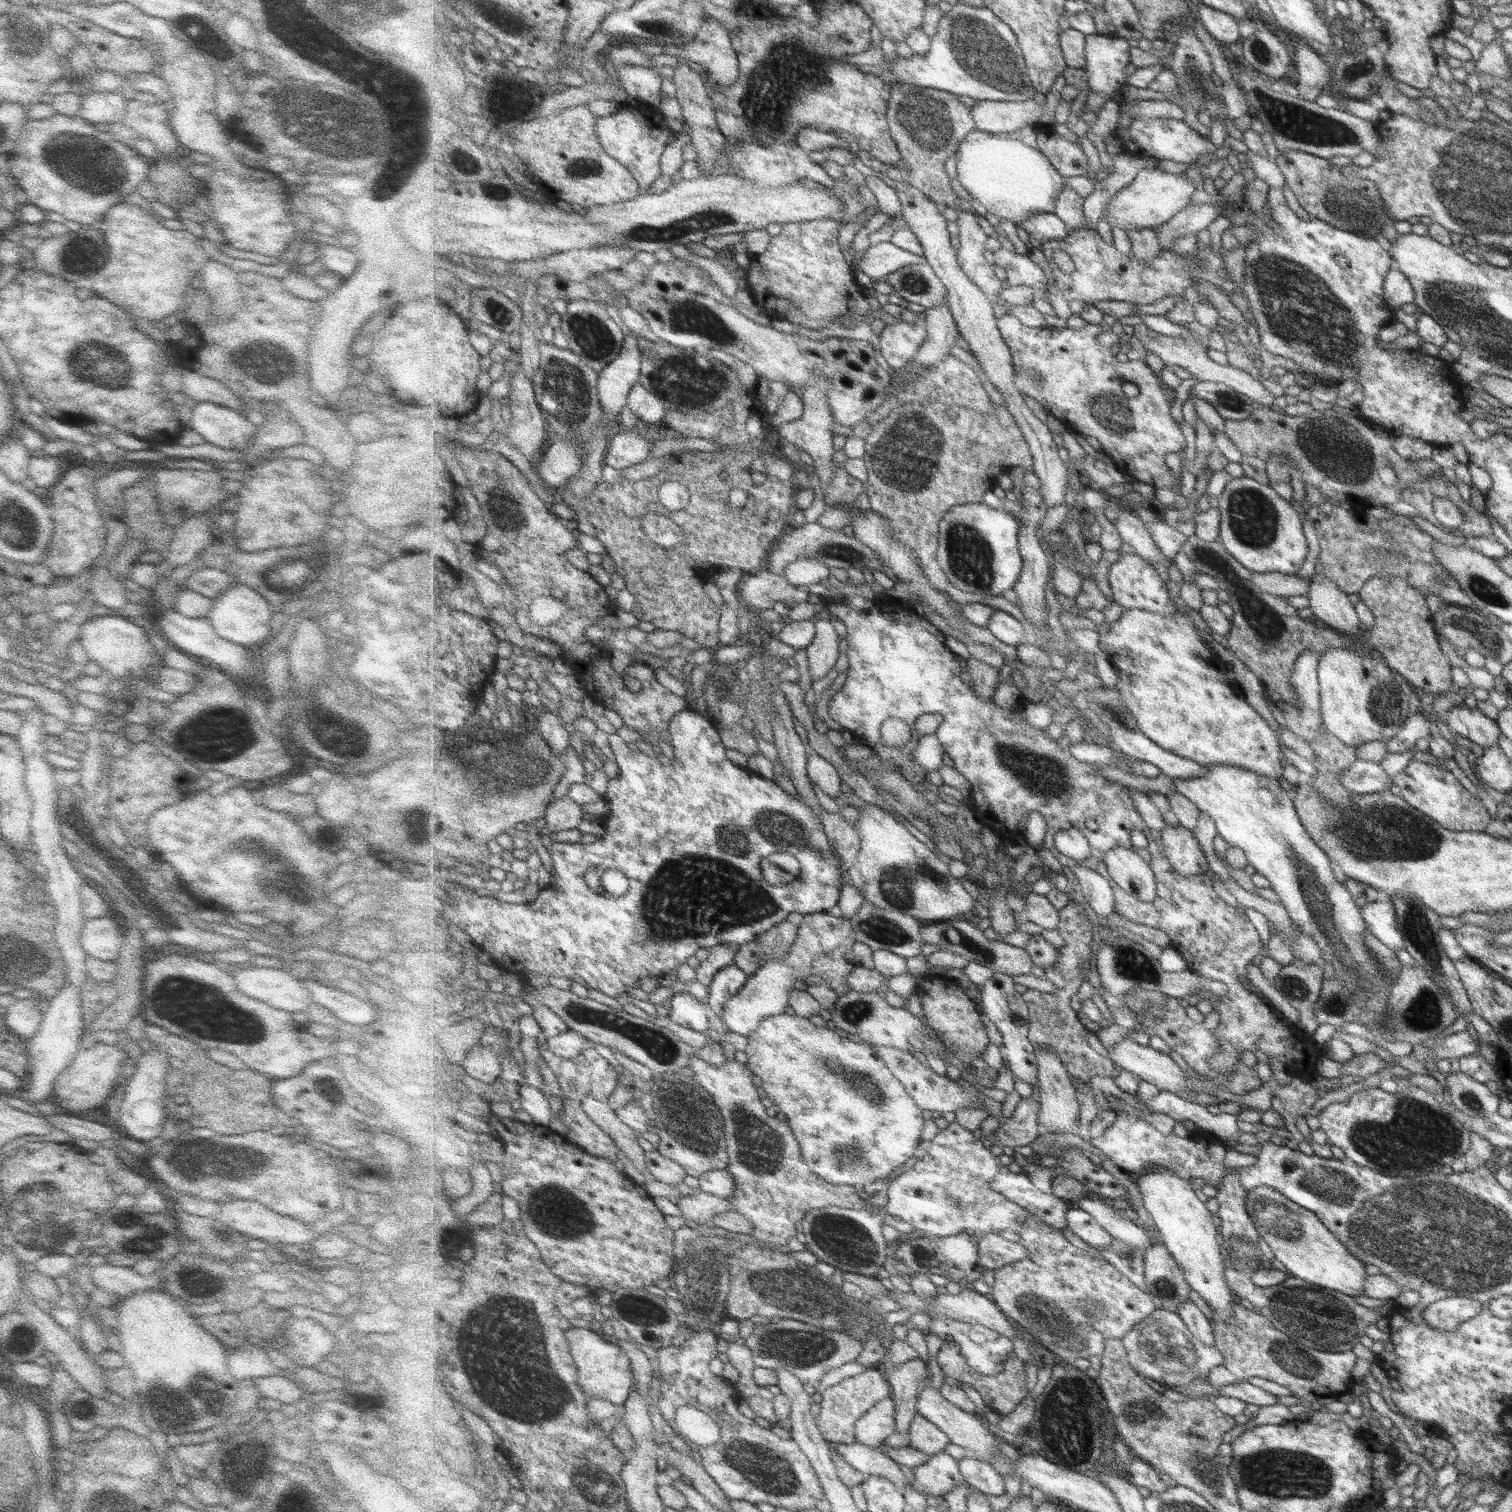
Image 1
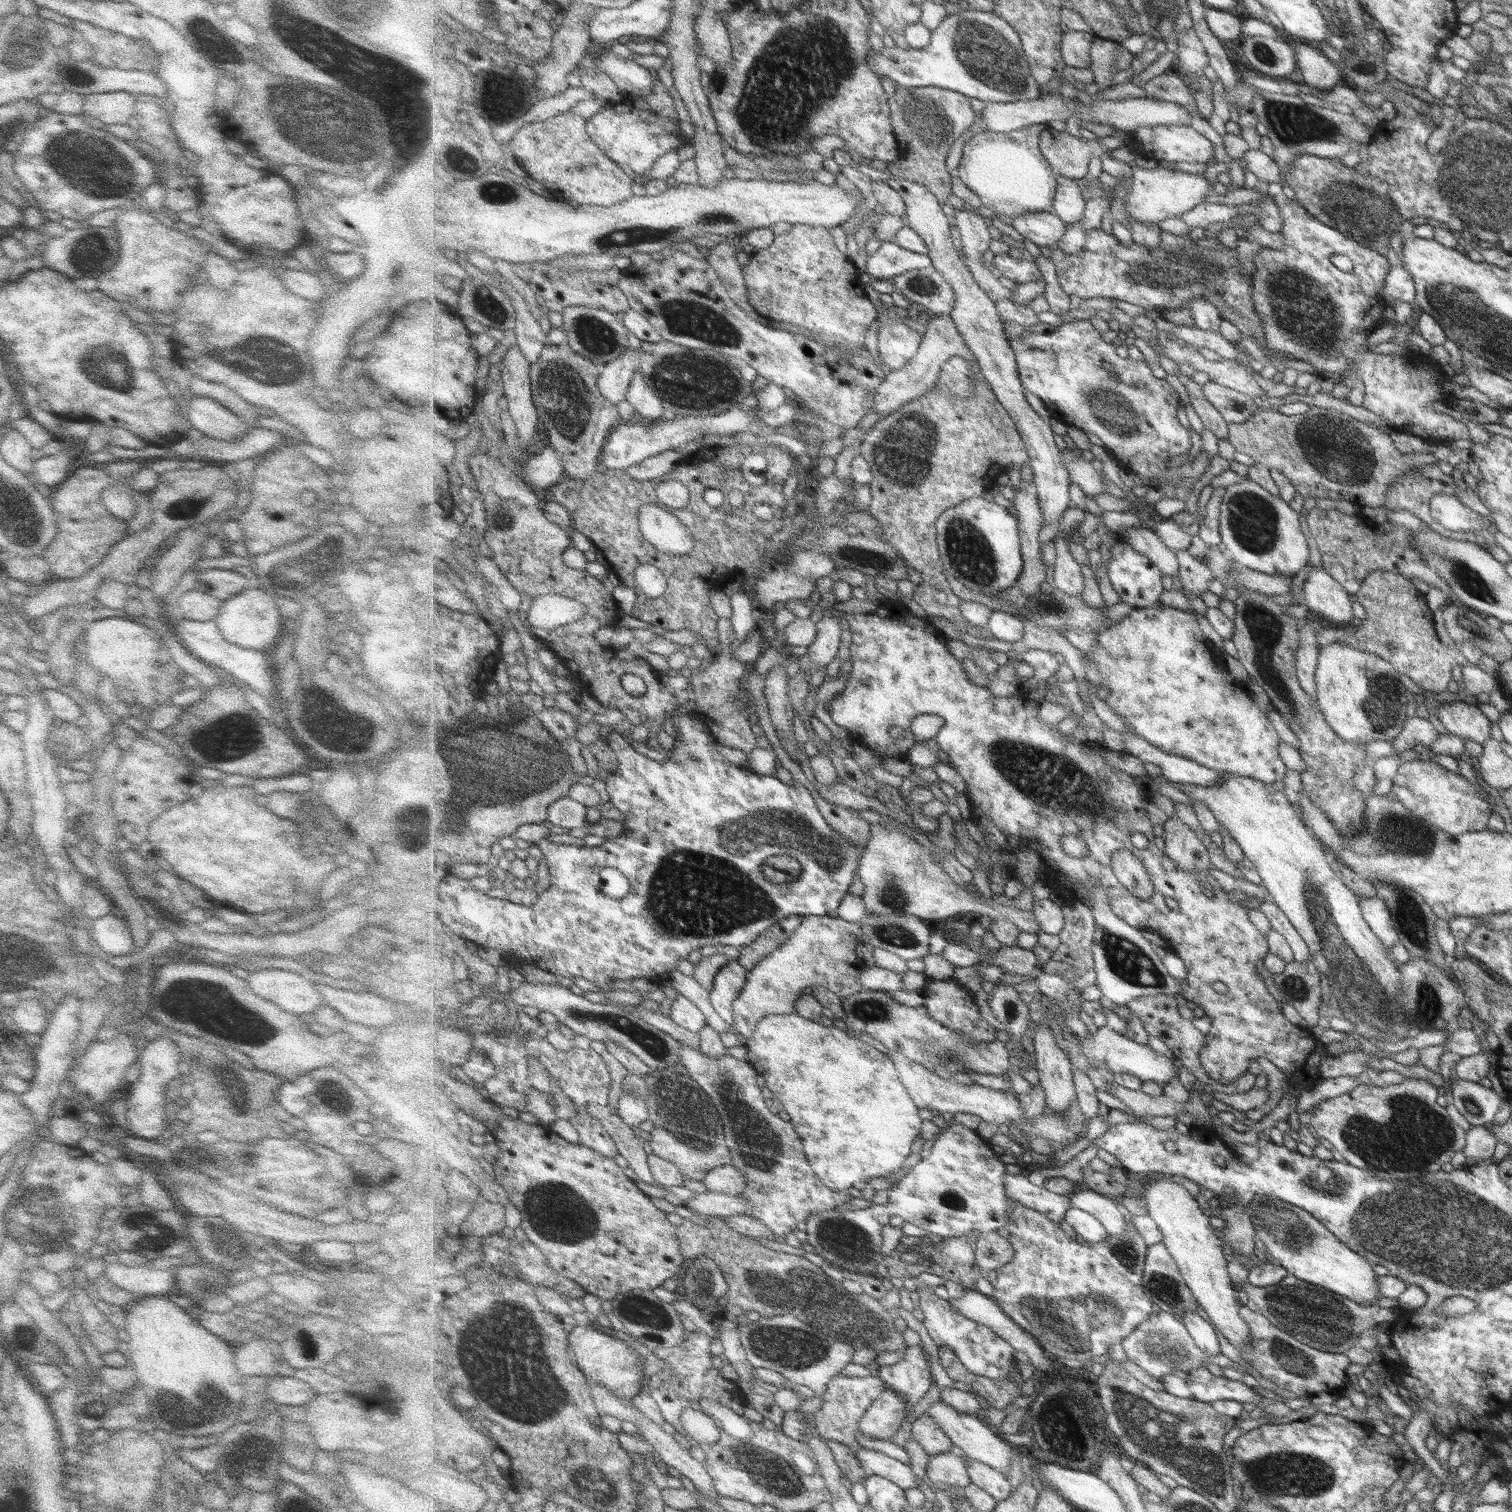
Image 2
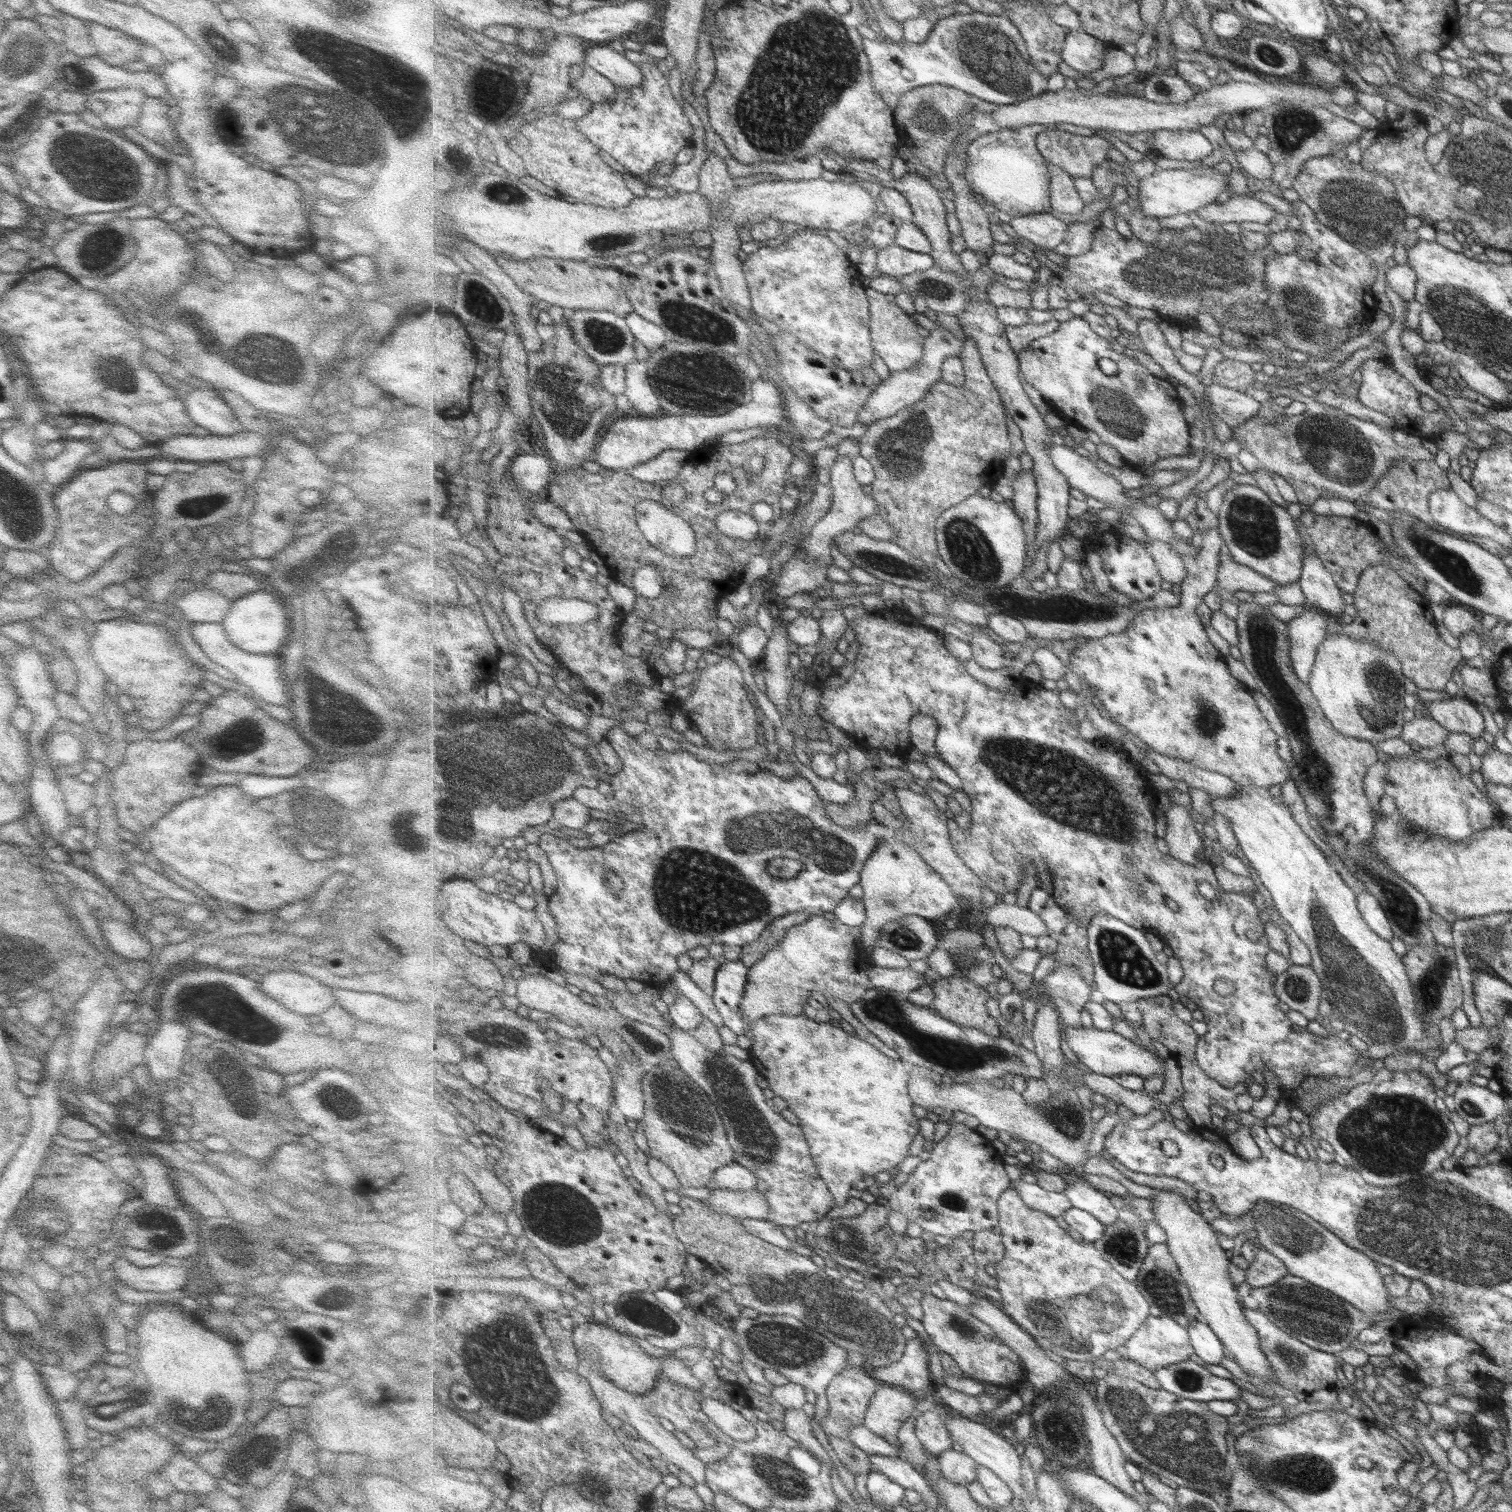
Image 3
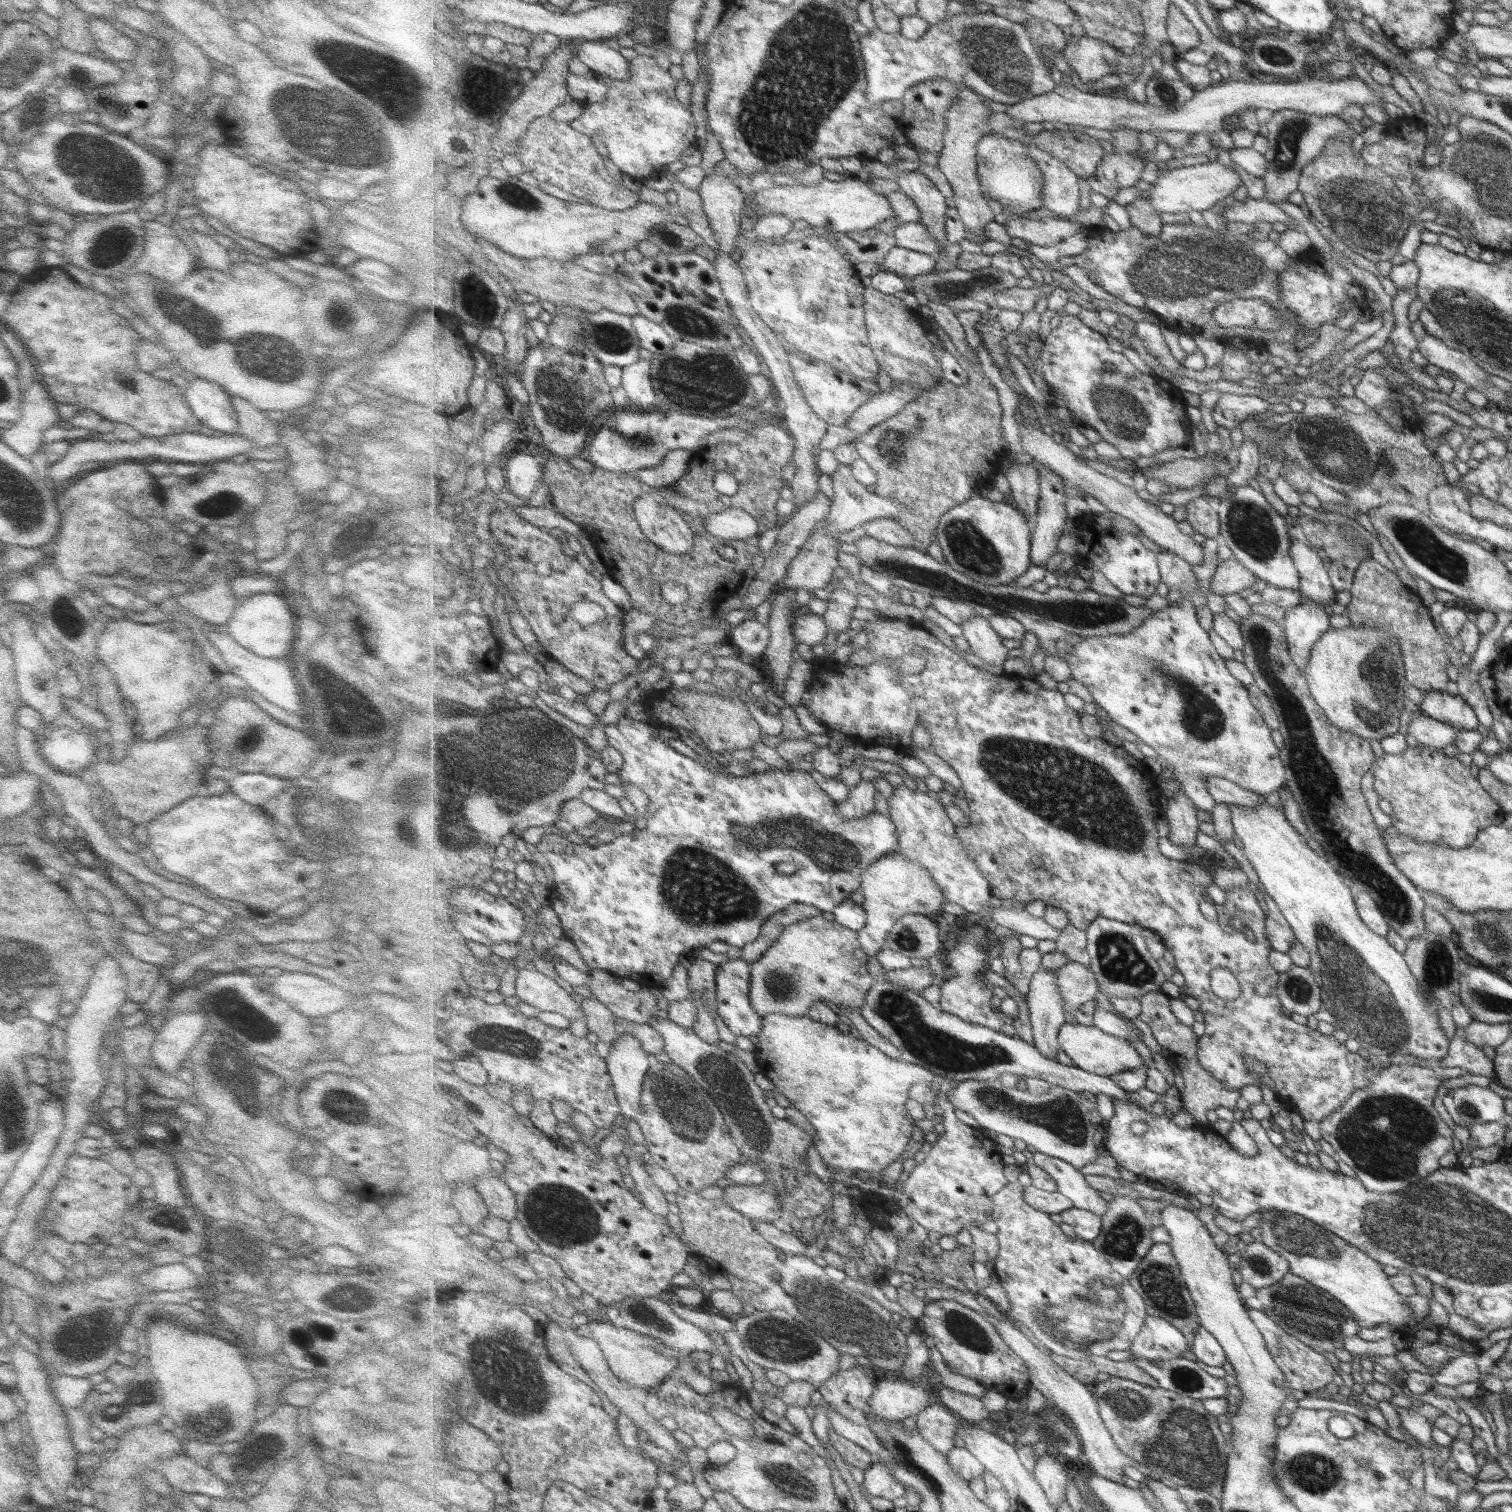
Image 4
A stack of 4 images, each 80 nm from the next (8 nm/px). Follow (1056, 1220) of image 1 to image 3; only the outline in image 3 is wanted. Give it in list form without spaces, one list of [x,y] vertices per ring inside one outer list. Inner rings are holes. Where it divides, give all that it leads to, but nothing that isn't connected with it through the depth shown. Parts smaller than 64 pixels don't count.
[[[1021,1179],[1013,1181],[1012,1187],[1016,1188],[1017,1194],[1029,1207],[1034,1210],[1044,1211],[1052,1218],[1063,1217],[1072,1209],[1072,1203],[1064,1192],[1048,1192],[1045,1188],[1041,1188],[1039,1184],[1029,1184],[1029,1182]]]

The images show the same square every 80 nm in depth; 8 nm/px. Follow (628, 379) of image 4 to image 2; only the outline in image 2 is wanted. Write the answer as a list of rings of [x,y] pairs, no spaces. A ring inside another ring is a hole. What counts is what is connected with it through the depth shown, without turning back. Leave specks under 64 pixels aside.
[[[638,367],[629,387],[626,400],[643,418],[649,418],[652,421],[662,420],[665,417],[663,402],[643,378],[644,374]]]

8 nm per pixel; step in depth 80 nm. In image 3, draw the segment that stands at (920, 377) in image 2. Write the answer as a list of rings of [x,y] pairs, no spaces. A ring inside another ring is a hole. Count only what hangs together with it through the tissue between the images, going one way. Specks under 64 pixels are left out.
[[[941,325],[929,332],[928,342],[924,346],[924,356],[916,369],[890,373],[889,376],[873,391],[867,404],[861,409],[857,423],[869,425],[882,418],[895,416],[900,410],[923,400],[927,393],[942,380],[942,366],[945,359],[952,356],[961,356],[963,352],[963,339],[955,338],[953,332],[945,330]]]

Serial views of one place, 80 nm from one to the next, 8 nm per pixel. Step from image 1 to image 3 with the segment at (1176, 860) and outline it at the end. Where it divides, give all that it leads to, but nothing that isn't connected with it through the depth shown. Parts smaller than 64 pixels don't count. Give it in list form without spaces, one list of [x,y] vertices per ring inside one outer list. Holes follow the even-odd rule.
[[[1173,803],[1165,816],[1164,839],[1170,855],[1193,866],[1209,863],[1212,851],[1206,847],[1202,836],[1197,832],[1196,822],[1191,817],[1191,811]]]

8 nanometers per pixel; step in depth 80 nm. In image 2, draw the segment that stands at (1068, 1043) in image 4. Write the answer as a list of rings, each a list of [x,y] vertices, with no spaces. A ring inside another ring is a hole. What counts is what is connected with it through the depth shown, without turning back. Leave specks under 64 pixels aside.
[[[1102,1026],[1095,1034],[1088,1038],[1080,1038],[1081,1048],[1084,1053],[1096,1065],[1107,1065],[1114,1073],[1129,1073],[1138,1076],[1145,1082],[1156,1082],[1161,1086],[1167,1086],[1178,1075],[1177,1066],[1173,1058],[1167,1058],[1152,1050],[1149,1045],[1143,1045],[1134,1039],[1113,1031],[1111,1028]]]

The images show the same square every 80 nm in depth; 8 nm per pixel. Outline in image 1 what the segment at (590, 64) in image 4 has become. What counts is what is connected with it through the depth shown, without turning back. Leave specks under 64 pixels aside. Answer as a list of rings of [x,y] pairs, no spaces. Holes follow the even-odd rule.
[[[620,66],[620,68],[616,68],[616,71],[624,86],[624,90],[628,92],[629,103],[640,103],[659,107],[662,99],[661,84],[663,84],[663,76],[659,74],[657,68],[651,66]]]

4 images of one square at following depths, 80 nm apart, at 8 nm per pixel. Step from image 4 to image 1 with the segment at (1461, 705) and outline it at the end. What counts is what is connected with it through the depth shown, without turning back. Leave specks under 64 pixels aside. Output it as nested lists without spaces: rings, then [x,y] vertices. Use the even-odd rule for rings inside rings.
[[[1452,707],[1441,718],[1452,734],[1458,734],[1482,749],[1498,744],[1499,730],[1495,722],[1476,708]]]

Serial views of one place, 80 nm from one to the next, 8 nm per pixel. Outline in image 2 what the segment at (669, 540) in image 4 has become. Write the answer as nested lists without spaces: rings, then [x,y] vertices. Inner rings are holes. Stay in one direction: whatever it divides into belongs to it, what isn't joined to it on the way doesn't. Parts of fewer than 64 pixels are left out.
[[[646,504],[641,507],[639,524],[643,536],[653,546],[667,554],[690,553],[695,546],[691,529],[676,515],[675,511],[664,506]]]

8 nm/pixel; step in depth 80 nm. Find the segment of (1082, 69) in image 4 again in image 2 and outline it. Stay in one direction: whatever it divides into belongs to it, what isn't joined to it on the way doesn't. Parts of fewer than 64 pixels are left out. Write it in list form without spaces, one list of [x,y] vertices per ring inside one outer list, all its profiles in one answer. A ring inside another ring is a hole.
[[[1067,31],[1064,33],[1062,54],[1067,65],[1075,68],[1090,68],[1091,44],[1095,36],[1090,32]]]

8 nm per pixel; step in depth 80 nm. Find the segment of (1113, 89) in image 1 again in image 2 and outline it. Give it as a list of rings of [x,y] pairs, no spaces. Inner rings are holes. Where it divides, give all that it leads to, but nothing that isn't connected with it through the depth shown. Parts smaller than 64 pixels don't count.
[[[1099,37],[1093,38],[1090,70],[1094,74],[1094,83],[1100,90],[1107,90],[1107,88],[1115,86],[1113,76],[1117,74],[1116,62],[1118,54],[1123,48],[1118,42]]]

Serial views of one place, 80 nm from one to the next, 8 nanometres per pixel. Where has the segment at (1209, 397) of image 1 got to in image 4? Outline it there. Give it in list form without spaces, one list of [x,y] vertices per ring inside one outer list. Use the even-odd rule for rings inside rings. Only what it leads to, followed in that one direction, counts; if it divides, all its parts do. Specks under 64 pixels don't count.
[[[1221,392],[1215,407],[1213,418],[1217,426],[1228,429],[1237,428],[1242,422],[1251,419],[1255,414],[1262,416],[1270,413],[1271,404],[1261,396],[1237,395],[1235,393]]]

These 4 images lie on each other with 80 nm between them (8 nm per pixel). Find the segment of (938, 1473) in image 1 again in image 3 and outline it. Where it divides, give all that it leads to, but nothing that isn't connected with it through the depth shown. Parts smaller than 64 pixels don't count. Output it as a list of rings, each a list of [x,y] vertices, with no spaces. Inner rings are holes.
[[[951,1449],[947,1453],[938,1455],[938,1458],[941,1474],[949,1482],[957,1482],[965,1486],[977,1481],[979,1464],[964,1451]]]

